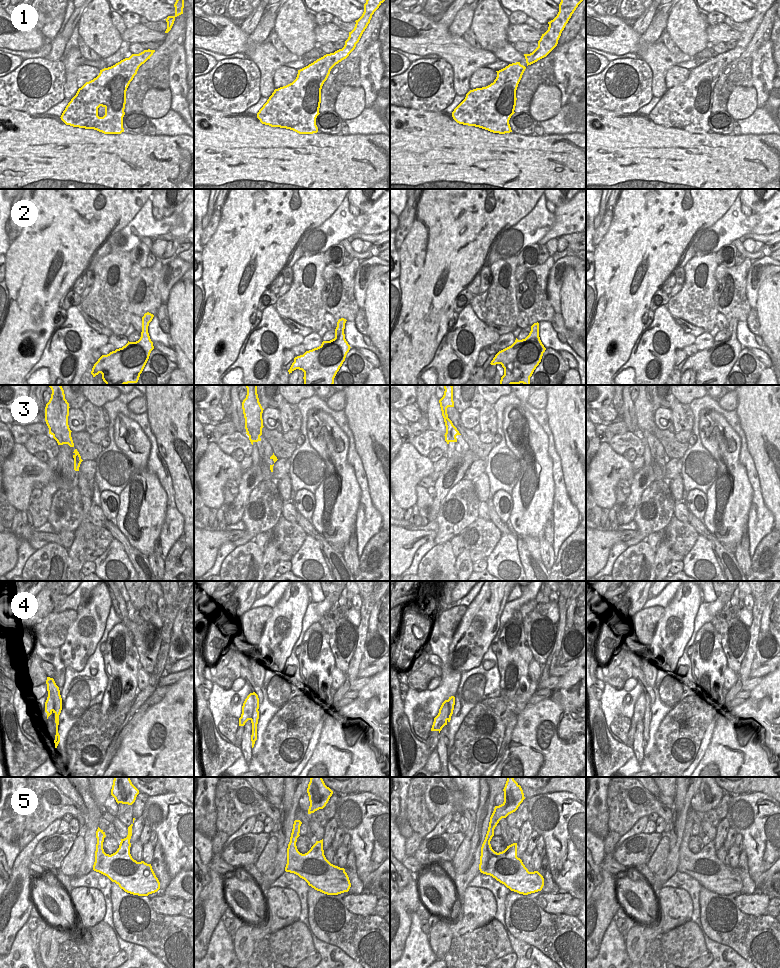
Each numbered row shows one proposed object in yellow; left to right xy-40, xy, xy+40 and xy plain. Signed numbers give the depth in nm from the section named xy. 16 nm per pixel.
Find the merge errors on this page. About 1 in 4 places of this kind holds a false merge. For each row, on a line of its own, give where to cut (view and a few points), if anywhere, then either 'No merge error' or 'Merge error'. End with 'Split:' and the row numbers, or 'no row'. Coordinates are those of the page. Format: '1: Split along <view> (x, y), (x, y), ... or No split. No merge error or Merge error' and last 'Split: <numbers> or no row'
1: No split. No merge error
2: No split. No merge error
3: Split along xy (261, 433), (252, 431), (248, 435). Merge error
4: Split along xy (256, 694), (251, 720). Merge error
5: No split. No merge error
Split: 3, 4.

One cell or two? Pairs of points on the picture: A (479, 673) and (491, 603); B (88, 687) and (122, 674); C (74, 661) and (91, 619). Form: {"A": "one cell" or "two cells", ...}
{"A": "two cells", "B": "two cells", "C": "one cell"}

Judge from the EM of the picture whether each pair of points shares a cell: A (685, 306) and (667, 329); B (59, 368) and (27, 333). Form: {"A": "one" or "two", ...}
{"A": "two", "B": "two"}

